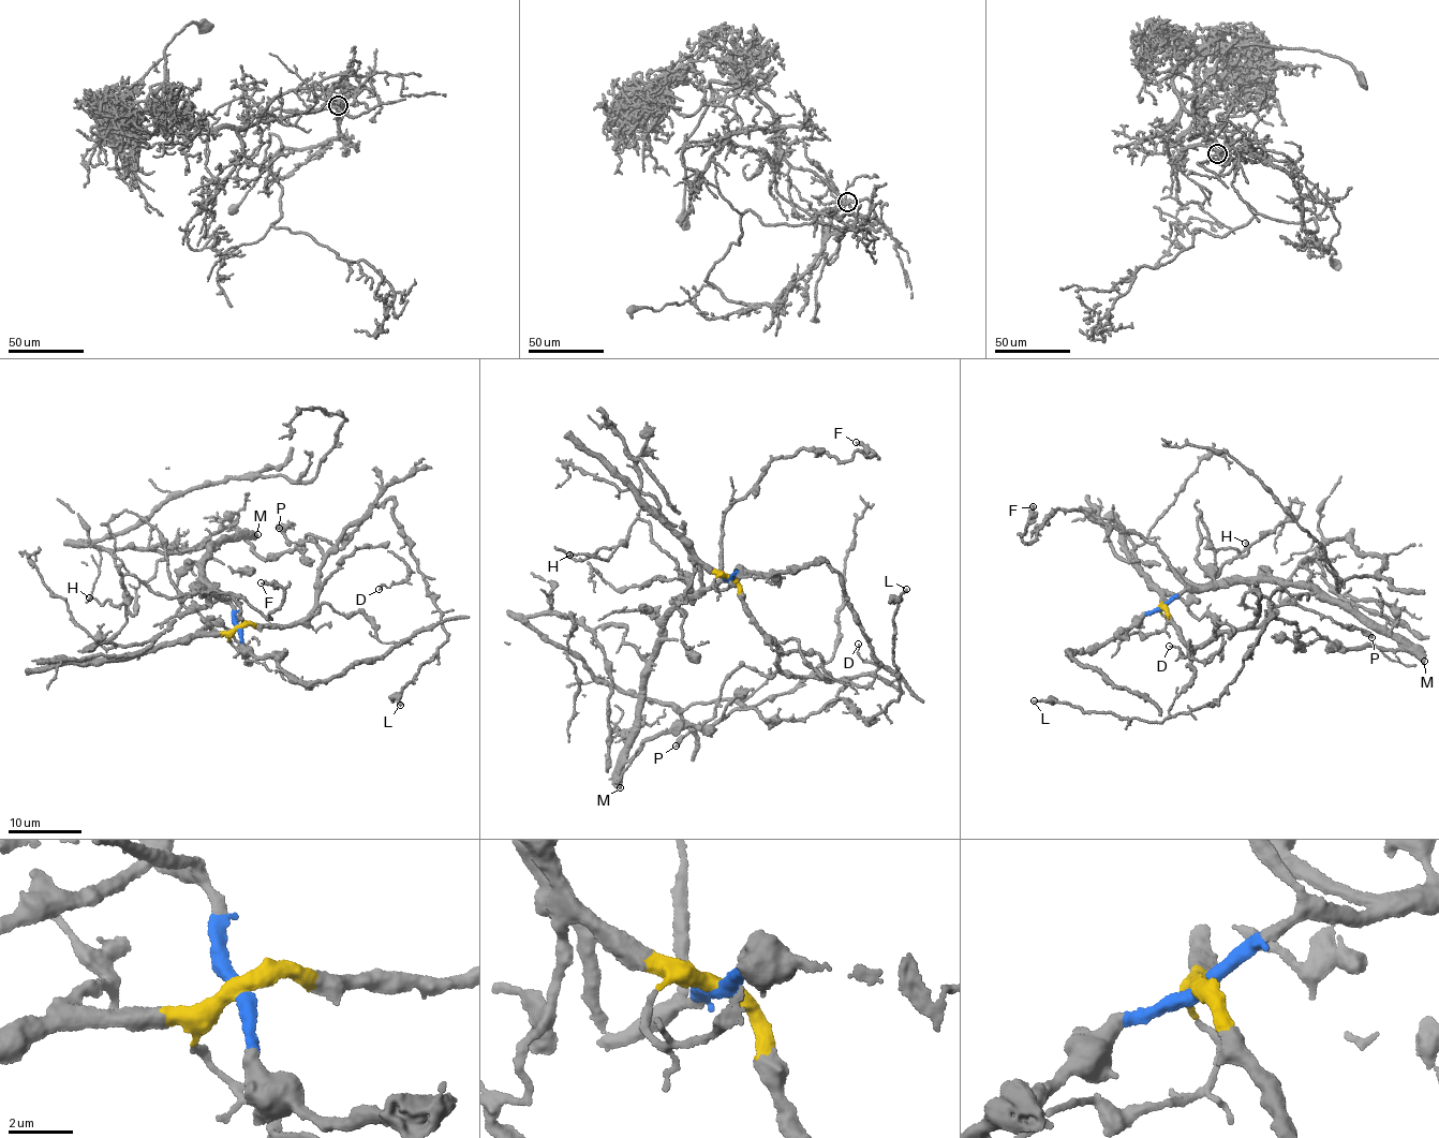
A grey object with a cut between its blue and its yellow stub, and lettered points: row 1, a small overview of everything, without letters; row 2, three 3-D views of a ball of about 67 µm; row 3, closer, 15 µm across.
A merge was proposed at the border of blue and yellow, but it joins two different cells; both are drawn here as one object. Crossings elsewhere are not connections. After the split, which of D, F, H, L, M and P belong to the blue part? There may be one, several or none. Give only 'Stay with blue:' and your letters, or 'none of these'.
Stay with blue: F, H, L, M

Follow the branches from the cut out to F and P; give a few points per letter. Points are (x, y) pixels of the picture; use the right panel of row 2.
F: (1162, 607), (1184, 588), (1157, 547), (1078, 510), (1057, 507), (1026, 543), (1020, 533), (1024, 533), (1033, 506)
P: (1162, 607), (1191, 648), (1203, 647), (1226, 632), (1251, 629), (1267, 618), (1272, 606), (1291, 604), (1371, 637)

